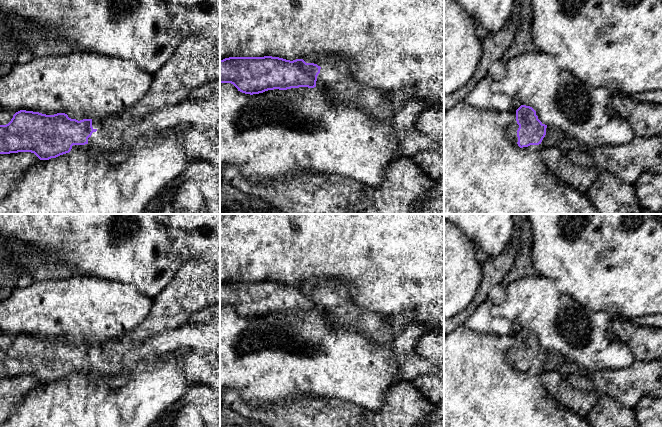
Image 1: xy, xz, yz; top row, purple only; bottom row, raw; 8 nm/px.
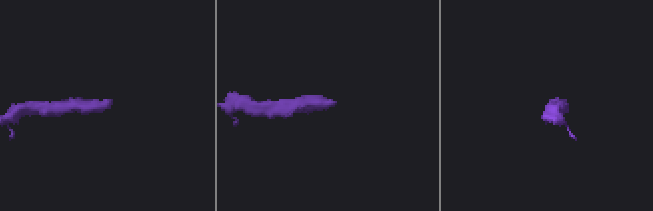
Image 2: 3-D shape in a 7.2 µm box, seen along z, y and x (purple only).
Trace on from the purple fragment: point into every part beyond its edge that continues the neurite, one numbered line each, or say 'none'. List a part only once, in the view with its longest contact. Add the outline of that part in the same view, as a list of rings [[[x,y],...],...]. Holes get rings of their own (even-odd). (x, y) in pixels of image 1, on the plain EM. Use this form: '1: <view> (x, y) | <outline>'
1: xz (323, 294) | [[[325,290],[325,291],[322,291],[320,293],[320,297],[318,298],[317,305],[316,305],[316,311],[317,312],[321,312],[322,311],[322,307],[323,307],[323,304],[325,302],[325,300],[326,300],[326,297],[328,295],[333,295],[333,294],[334,294],[334,292],[330,291],[330,290]]]

